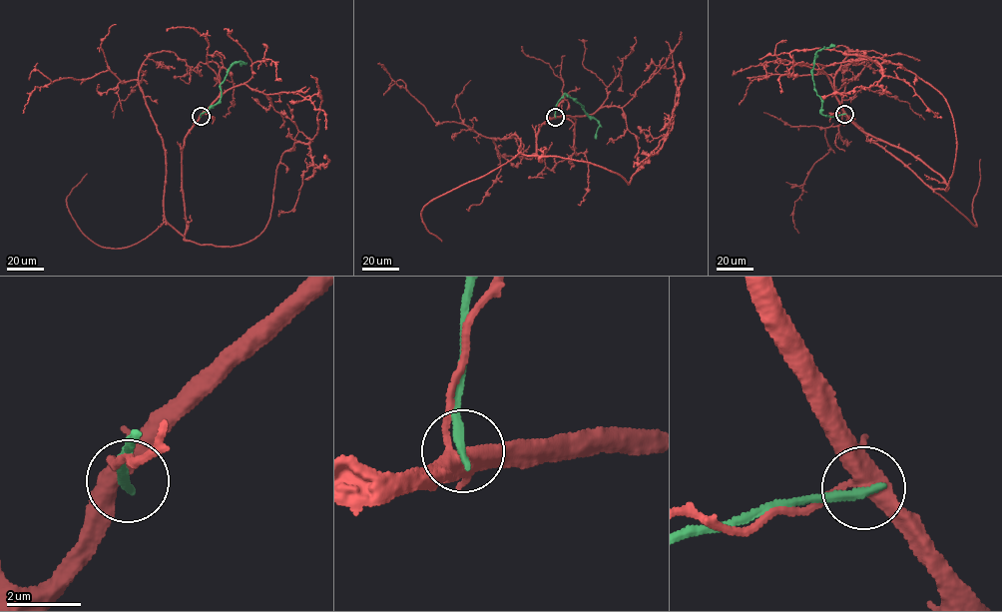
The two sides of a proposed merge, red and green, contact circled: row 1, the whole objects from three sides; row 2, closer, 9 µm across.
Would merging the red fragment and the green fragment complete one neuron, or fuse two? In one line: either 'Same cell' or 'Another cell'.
Another cell

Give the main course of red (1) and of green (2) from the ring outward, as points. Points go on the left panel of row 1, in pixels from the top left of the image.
1: (201, 116), (182, 149), (185, 240), (239, 246), (268, 221), (282, 154), (316, 134), (320, 90), (289, 101)
2: (201, 116), (220, 100), (221, 83), (228, 69), (233, 63), (241, 64)

